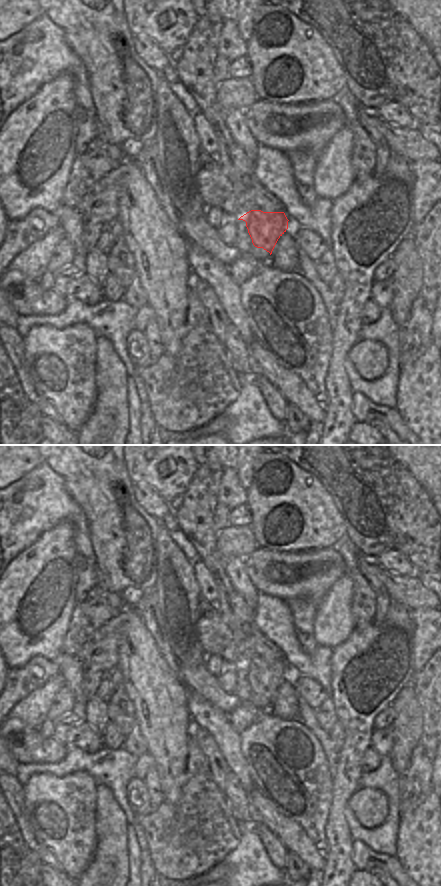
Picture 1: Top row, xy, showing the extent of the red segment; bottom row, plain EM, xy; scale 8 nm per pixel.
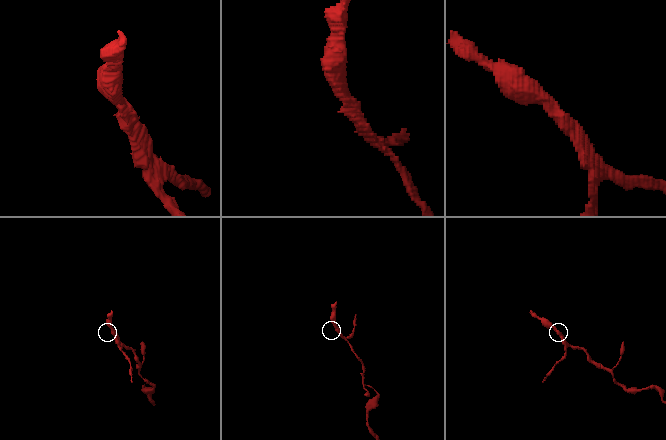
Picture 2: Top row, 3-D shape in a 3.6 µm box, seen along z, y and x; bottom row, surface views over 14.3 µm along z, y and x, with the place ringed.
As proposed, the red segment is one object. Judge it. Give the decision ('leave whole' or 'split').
split

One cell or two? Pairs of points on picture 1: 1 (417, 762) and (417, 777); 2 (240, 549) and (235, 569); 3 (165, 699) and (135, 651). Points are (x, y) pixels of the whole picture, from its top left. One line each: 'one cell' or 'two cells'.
1: one cell
2: two cells
3: one cell

